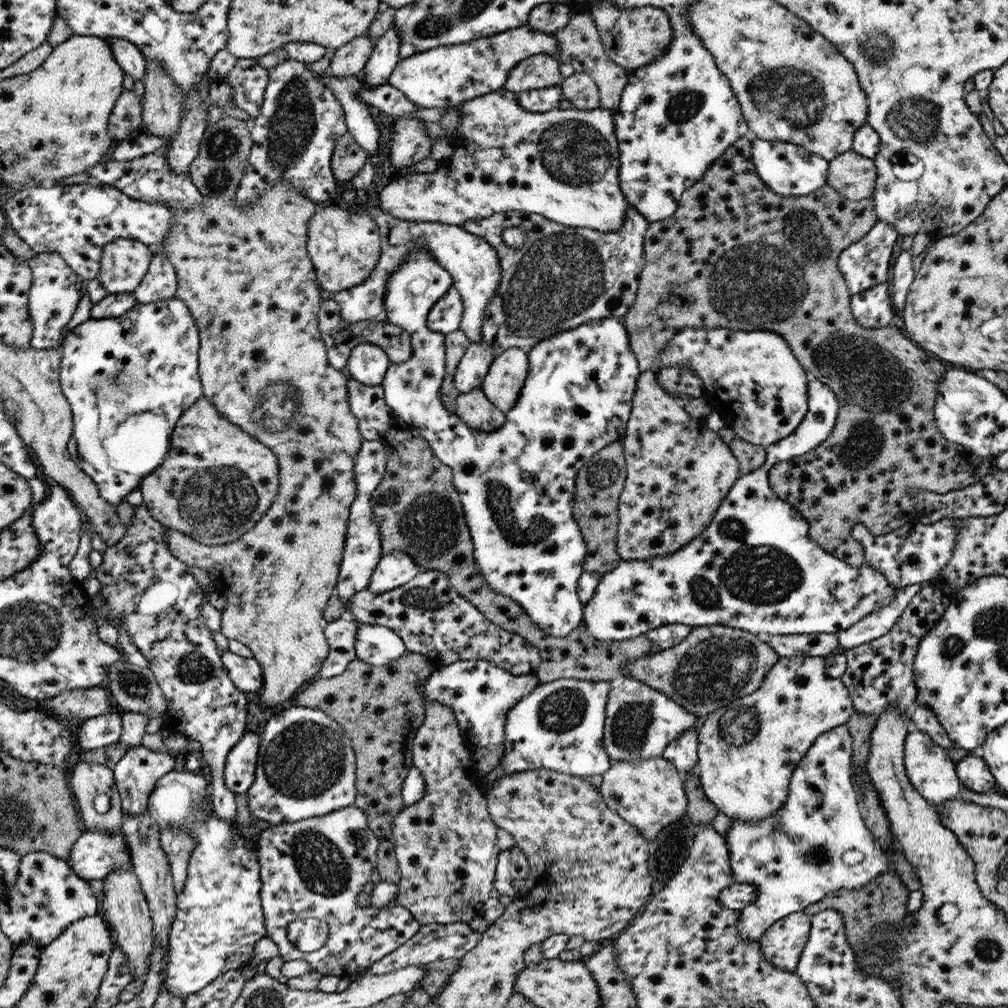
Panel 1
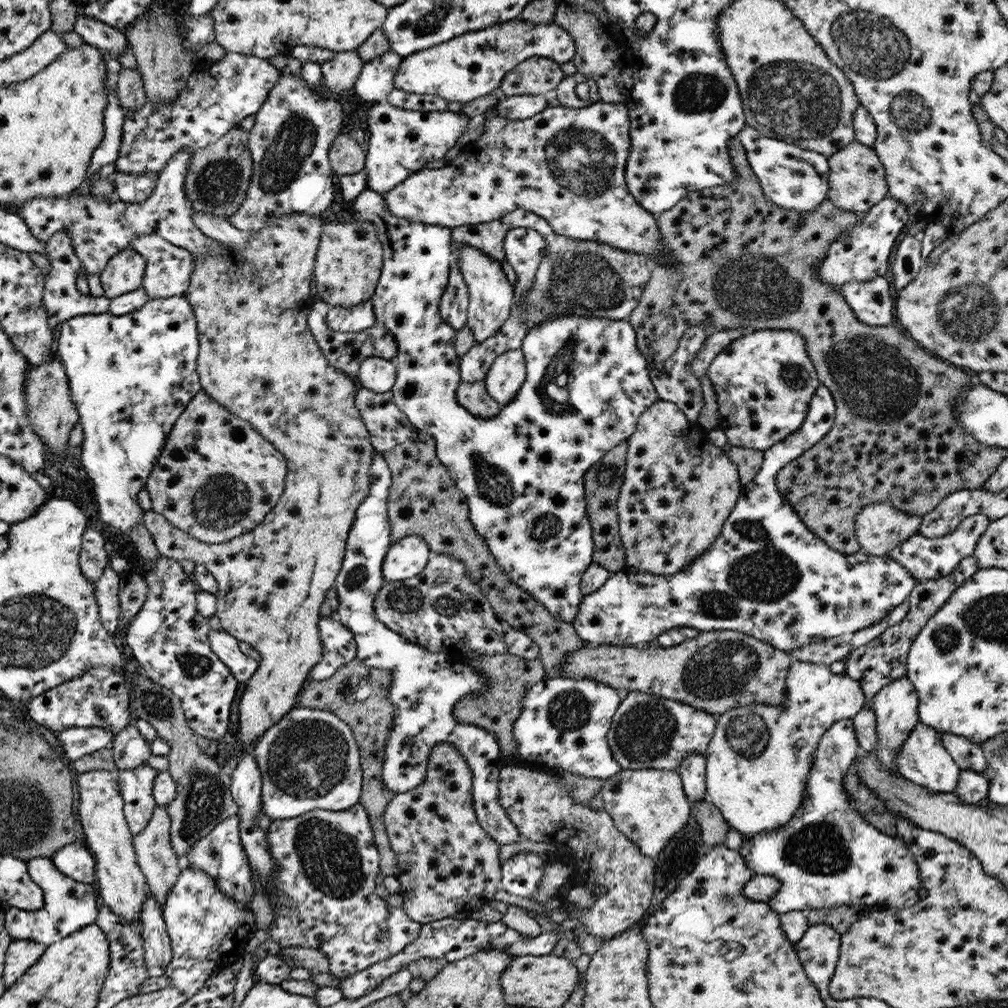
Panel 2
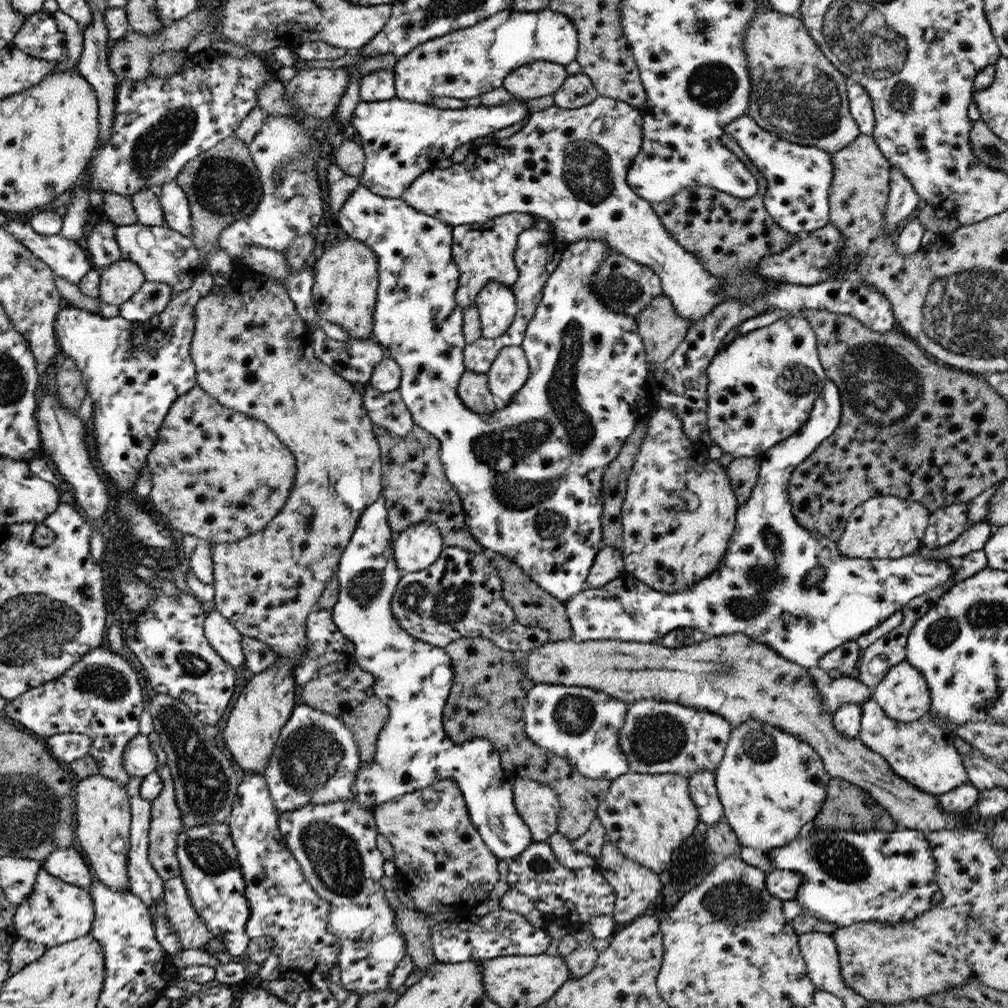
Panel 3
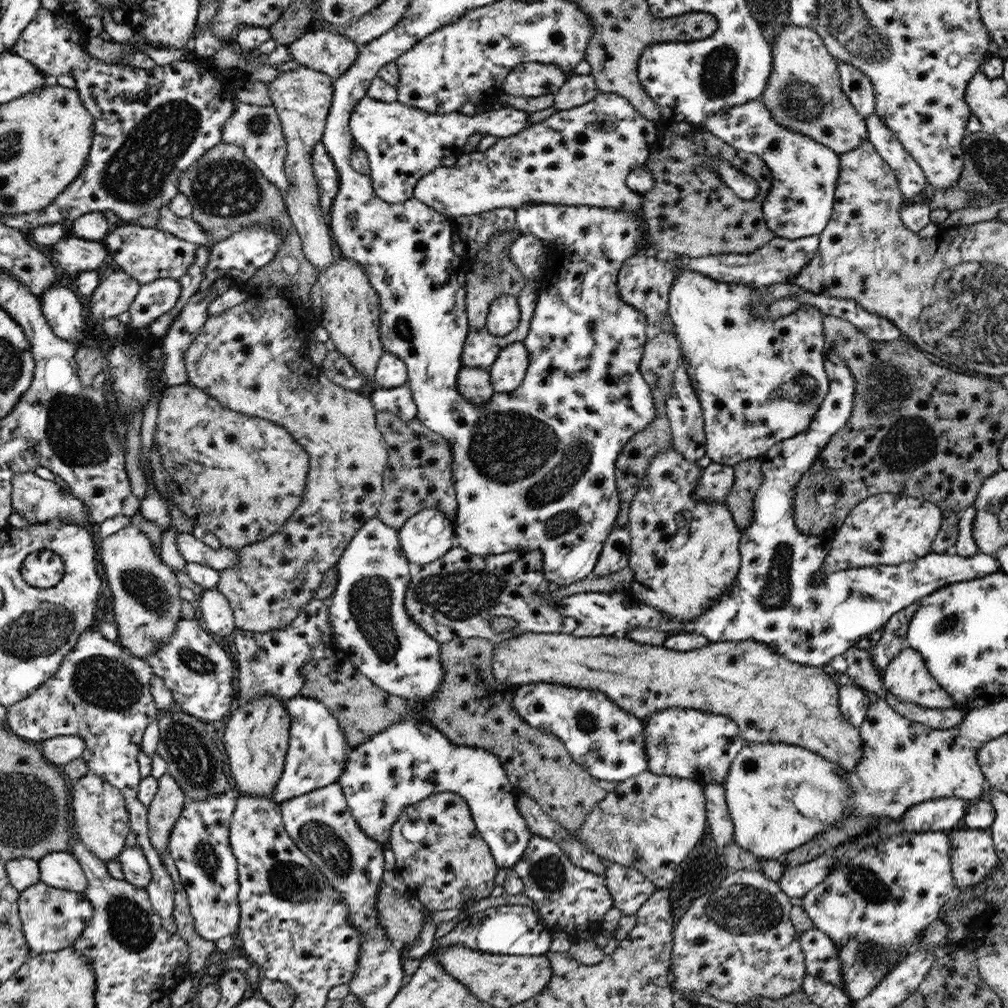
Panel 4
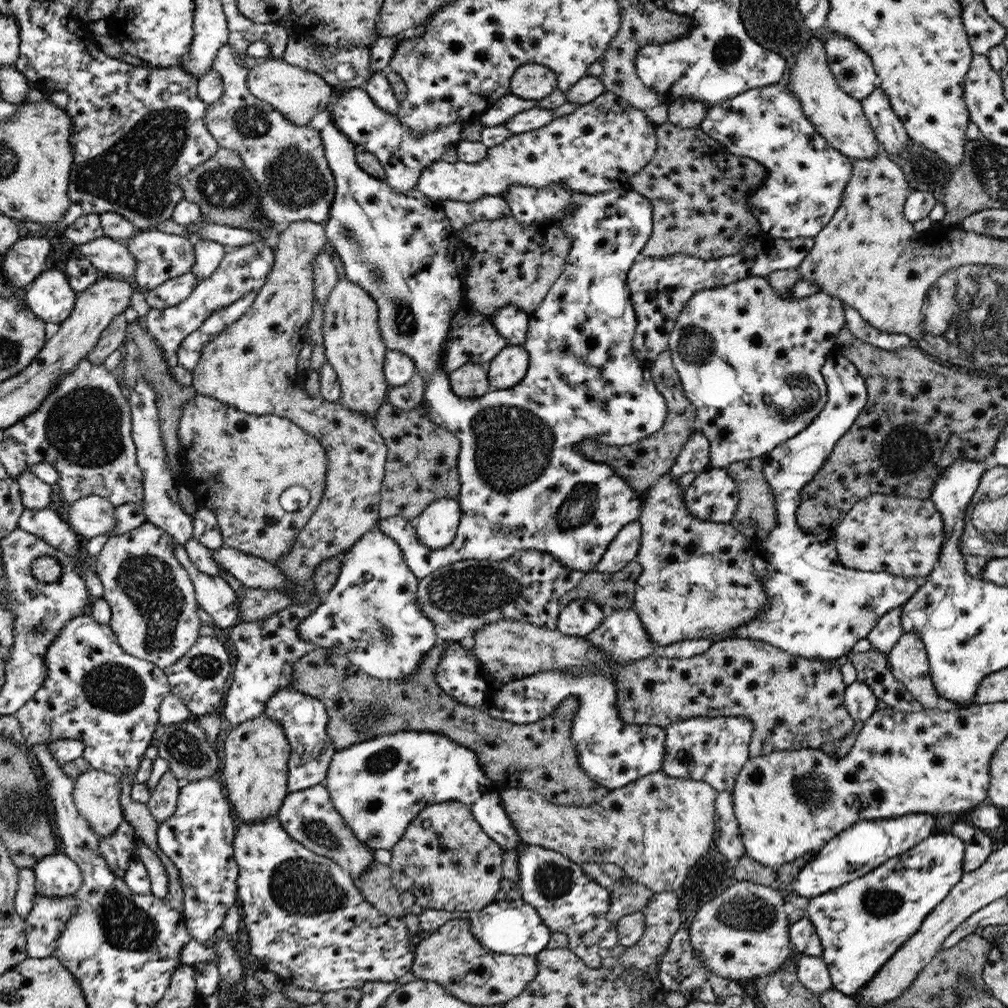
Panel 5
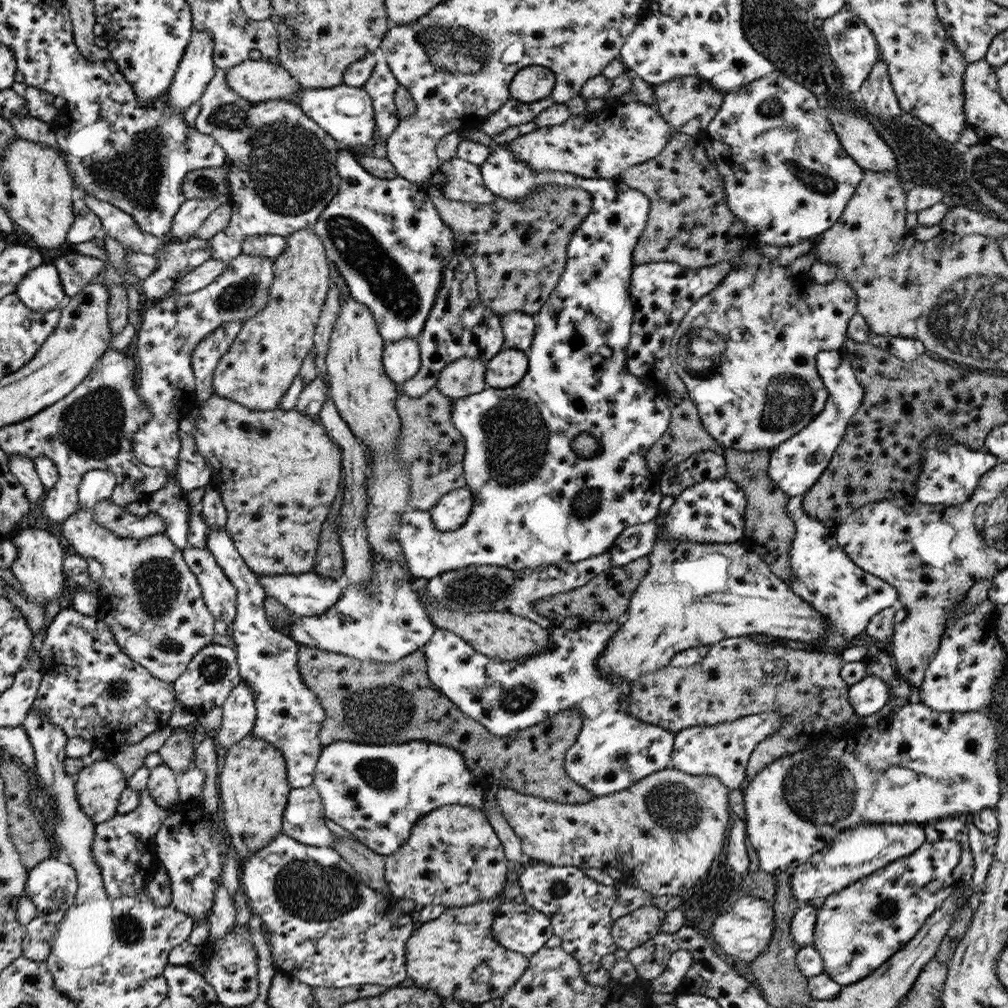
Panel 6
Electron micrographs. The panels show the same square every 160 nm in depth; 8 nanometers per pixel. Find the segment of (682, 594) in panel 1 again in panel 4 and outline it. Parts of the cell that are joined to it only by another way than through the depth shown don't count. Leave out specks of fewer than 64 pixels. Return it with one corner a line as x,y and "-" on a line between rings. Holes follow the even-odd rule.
827,356
825,360
825,372
829,381
829,389
826,393
826,397
818,409
818,413
813,416
812,422
809,424
809,427
801,432
799,435
793,436
786,440
781,440
779,443
776,443
774,446
771,446
763,455
758,457
758,460
761,461
761,474
763,477
762,484
760,485
759,490
756,491
754,504
753,504
753,519
752,522
748,525
748,528
742,530
742,536
740,539
739,553
741,556
741,567
737,576
737,581
730,592
725,592
719,600
717,600
710,608
704,608
704,613
700,617
696,617
695,620
689,620
689,622
681,622
681,620
673,620
670,617
664,615
662,611
658,611
658,608
652,608
643,602
640,602
637,599
634,599
632,594
624,597
622,592
582,592
572,594
570,596
564,597
558,602
556,610
559,612
562,618
574,618
578,623
578,627
571,633
575,637
593,637
593,636
609,636
622,638
627,635
628,631
635,629
636,627
642,627
647,629
660,629
667,634
674,634
675,632
686,632
692,634
700,634
705,636
710,642
720,642
720,641
732,641
740,642
742,640
755,640
759,643
766,643
768,646
775,649
778,654
781,654
786,660
800,663
801,665
808,665
809,667
821,667
826,668
828,662
830,662
836,655
846,652
849,648
852,648
860,639
863,639
865,636
881,630
883,626
888,622
888,619
904,610
907,606
915,604
915,602
920,601
924,596
931,595
932,592
938,590
939,588
945,587
947,584
954,584
957,581
964,580
974,580
974,578
980,578
986,576
986,574
992,574
994,572
1001,572
1001,564
998,562
998,559
993,555
986,555
979,552
974,556
960,556
955,554
953,551
944,552
944,553
930,553
914,562
890,565
890,564
878,564
875,566
864,566
862,568
849,568
848,570
839,570
833,573
824,572
823,562
826,560
828,551
831,549
832,536
823,536
823,535
808,535
807,533
800,532
795,525
794,519
794,508
795,508
795,488
800,478
806,475
808,469
812,467
814,461
819,457
820,452
824,450
828,441
834,436
847,422
850,418
850,413
852,413
852,408
854,405
854,394
855,394
855,382
853,381
852,374
848,370
848,366
838,359
835,356

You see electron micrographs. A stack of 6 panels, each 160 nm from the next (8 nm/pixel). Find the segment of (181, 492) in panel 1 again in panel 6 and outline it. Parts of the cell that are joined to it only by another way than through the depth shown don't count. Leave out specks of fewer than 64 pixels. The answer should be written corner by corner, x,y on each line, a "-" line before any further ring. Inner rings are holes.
216,394
196,407
198,417
195,424
195,443
197,451
212,465
212,477
210,483
219,490
222,502
226,505
228,518
226,528
235,541
236,548
242,558
249,565
251,571
256,574
300,574
314,571
316,555
319,550
319,539
322,538
323,524
330,514
330,509
340,486
340,471
343,470
343,453
339,446
327,433
322,423
316,422
310,415
303,415
297,411
270,410
259,411
245,408
235,401
226,400

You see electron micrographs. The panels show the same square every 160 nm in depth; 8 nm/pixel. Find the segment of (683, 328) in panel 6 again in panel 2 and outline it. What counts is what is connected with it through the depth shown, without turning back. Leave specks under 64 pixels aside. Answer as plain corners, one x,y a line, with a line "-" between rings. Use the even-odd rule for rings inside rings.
604,101
595,102
593,105
584,108
568,108
560,106
545,108
542,112
536,113
532,118
525,118
524,120
510,120
503,116
497,116
495,106
491,106
484,114
484,119
479,119
484,133
476,141
471,142
464,147
462,153
458,155
453,162
448,163
445,167
439,169
424,168
414,175
400,183
398,187
392,188
391,191
386,192
383,196
387,201
387,209
389,213
397,217
404,217
411,221
420,221
424,224
438,225
444,228
451,228
469,224
489,223
498,220
501,216
508,214
516,209
524,209
528,212
540,216
548,221
552,230
560,236
567,236
568,238
577,238
578,240
594,240
602,244
610,244
613,248
620,250
627,250
628,252
639,252
650,259
659,258
661,262
673,262
672,252
661,241
661,232
657,223
657,217
649,213
645,208
642,208
637,200
630,194
627,183
625,182
625,168
627,167
627,160
631,149
630,138
630,115
628,107
622,103
607,103
-
786,329
750,330
736,338
720,352
709,366
707,375
717,394
719,421
717,426
732,446
768,450
800,428
808,413
808,406
816,389
821,385
799,332

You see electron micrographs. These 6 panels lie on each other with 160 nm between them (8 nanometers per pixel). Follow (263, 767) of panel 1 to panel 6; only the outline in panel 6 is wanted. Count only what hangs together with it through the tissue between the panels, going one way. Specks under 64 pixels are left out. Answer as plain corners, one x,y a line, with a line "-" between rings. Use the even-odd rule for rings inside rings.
226,526
207,532
207,548
213,552
223,571
238,589
238,615
232,624
232,644
239,652
244,680
255,693
257,719
253,736
262,737
280,748
287,759
288,776
293,789
310,787
314,783
319,756
324,747
319,734
325,710
318,694
303,680
299,671
299,645
289,635
276,631
269,624
264,607
267,591
242,558

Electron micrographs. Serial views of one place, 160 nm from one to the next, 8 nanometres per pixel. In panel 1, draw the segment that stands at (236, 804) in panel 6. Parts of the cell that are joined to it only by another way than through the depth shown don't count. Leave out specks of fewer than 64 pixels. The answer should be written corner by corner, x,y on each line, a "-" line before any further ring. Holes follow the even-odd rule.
281,180
271,186
253,204
247,208
239,208
234,197
203,196
203,202
190,208
171,208
173,210
173,225
168,236
157,245
167,255
168,260
175,266
178,288
176,297
185,301
194,315
200,336
200,381
203,398
210,400
224,418
232,424
237,424
244,432
271,448
279,459
279,494
272,503
270,510
246,534
234,542
216,545
205,545
195,541
191,536
180,533
177,529
167,529
167,540
170,541
170,551
184,561
184,564
197,566
206,570
212,581
220,580
226,584
228,601
221,615
221,632
226,638
245,644
252,652
253,657
262,667
262,686
259,694
259,705
262,708
272,708
286,702
302,684
306,684
314,674
318,674
327,656
330,654
330,645
326,644
324,633
320,626
322,612
327,608
331,596
336,593
339,578
339,568
342,566
343,552
346,550
347,523
350,522
351,504
359,494
355,480
355,458
363,446
364,438
359,431
359,421
351,412
350,390
346,390
348,378
342,370
331,365
327,357
327,346
323,334
319,331
319,308
321,307
320,288
314,270
310,253
307,251
308,227
311,218
315,215
316,203
307,198
302,189
295,188
289,180

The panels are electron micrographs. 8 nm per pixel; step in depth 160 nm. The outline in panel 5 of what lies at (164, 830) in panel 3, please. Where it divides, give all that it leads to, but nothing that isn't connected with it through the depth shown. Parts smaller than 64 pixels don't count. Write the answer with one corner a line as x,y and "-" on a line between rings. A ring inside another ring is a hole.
168,769
151,789
151,798
147,802
152,818
157,826
170,820
177,810
179,795
182,792
182,783
170,769

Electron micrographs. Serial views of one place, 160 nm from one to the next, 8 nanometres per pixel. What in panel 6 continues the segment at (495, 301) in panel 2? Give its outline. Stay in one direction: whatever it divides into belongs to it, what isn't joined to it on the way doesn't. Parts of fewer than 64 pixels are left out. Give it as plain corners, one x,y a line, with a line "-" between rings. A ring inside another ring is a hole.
509,312
501,315
506,348
526,353
534,341
535,322
533,315
522,312

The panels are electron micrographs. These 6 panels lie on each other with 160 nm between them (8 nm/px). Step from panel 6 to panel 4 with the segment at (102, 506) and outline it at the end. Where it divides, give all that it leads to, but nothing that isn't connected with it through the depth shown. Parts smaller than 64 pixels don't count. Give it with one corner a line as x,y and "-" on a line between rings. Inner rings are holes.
32,472
22,473
14,478
11,485
13,512
16,511
21,517
27,518
30,524
61,520
83,525
91,520
89,506
83,500
72,498
70,493
66,494
58,484
43,480

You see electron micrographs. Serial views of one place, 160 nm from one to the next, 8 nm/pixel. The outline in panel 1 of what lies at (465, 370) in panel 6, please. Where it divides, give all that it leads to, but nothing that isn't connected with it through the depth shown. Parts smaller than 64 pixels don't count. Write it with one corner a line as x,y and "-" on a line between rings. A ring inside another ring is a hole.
480,388
459,394
455,414
472,428
484,432
500,429
505,423
505,414
488,401

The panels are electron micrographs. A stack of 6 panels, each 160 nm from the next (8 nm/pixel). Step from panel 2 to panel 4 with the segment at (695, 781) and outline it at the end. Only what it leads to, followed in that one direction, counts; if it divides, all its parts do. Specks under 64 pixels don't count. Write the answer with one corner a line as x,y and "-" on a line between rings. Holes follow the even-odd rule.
709,782
703,787
708,832
712,833
714,842
722,850
733,838
733,824
729,816
724,787
716,782

